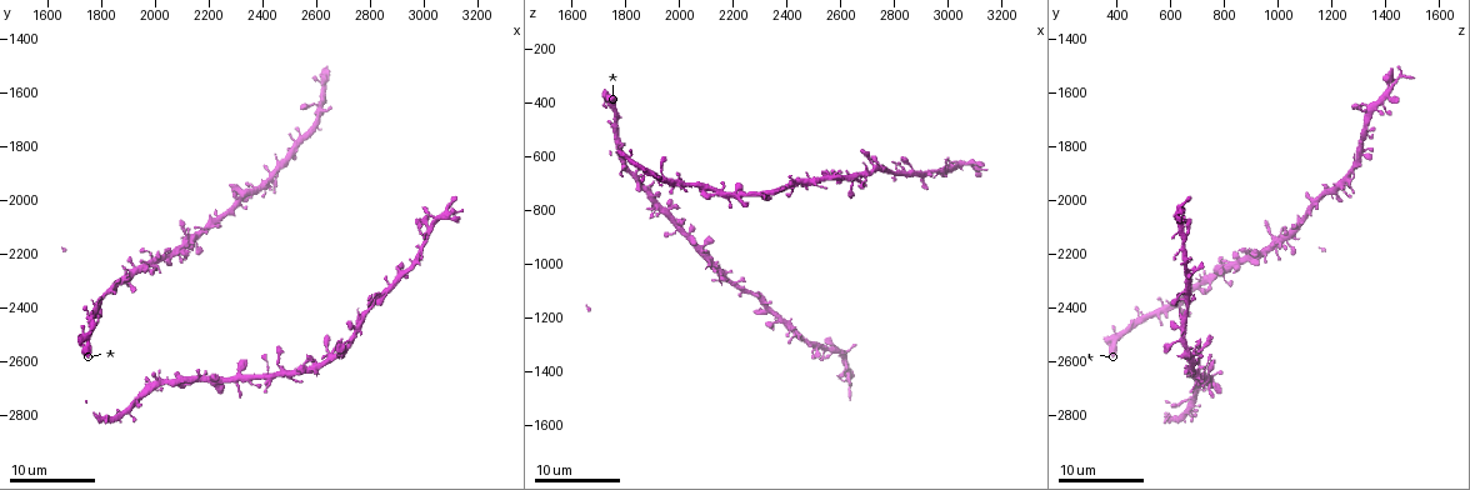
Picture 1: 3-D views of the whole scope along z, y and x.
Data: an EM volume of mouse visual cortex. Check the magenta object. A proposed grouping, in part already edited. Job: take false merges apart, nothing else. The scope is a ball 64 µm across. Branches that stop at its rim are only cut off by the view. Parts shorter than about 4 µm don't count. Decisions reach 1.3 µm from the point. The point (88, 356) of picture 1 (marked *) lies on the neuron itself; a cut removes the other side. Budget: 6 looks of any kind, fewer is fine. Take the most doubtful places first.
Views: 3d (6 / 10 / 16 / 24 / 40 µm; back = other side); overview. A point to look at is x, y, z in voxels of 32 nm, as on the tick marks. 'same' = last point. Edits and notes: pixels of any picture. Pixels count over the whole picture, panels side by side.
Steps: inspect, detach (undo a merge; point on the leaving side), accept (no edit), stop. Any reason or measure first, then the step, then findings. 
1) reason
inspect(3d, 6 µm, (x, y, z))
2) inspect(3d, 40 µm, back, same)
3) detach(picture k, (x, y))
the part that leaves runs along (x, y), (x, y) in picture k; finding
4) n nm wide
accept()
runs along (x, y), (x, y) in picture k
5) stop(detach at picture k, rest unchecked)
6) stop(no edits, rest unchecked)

four or more arms meet
inspect(3d, 10 µm, (1990, 2210, 880))

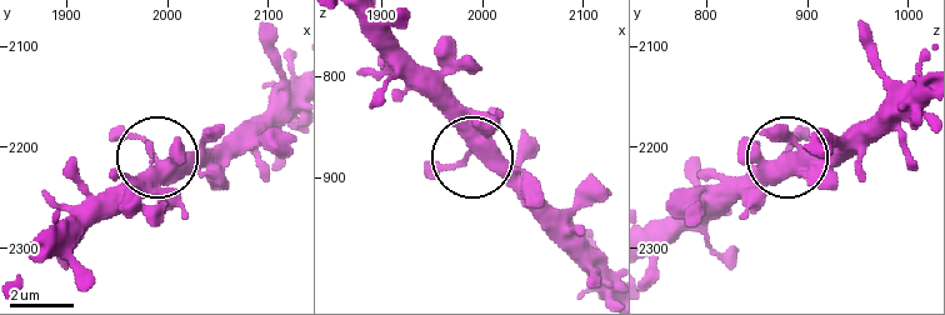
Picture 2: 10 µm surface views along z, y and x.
390 nm wide
accept()
runs along (359, 21), (496, 168), (541, 229) in picture 2; one neuron here

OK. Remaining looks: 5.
inspect(3d, 10 µm, (2110, 2130, 990))

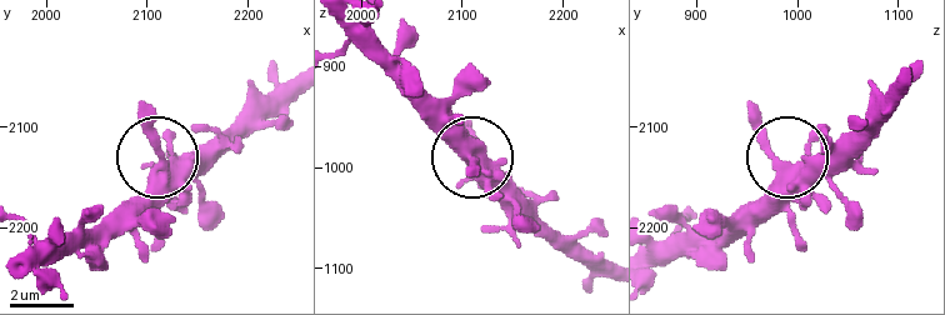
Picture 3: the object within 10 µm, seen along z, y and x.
4 arms
accept()
continuous, no second neuron

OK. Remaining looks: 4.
narrows sharply
inspect(3d, 6 µm, (2790, 2410, 660))

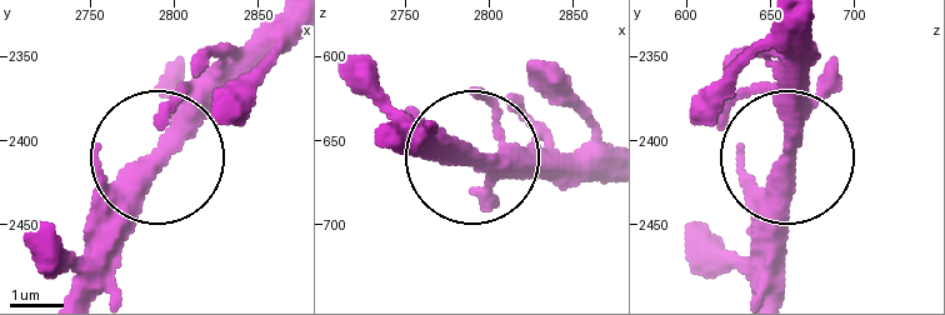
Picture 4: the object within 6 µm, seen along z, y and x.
accept()
continuous, no second neuron

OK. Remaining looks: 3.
stop(no edits, rest unchecked)

